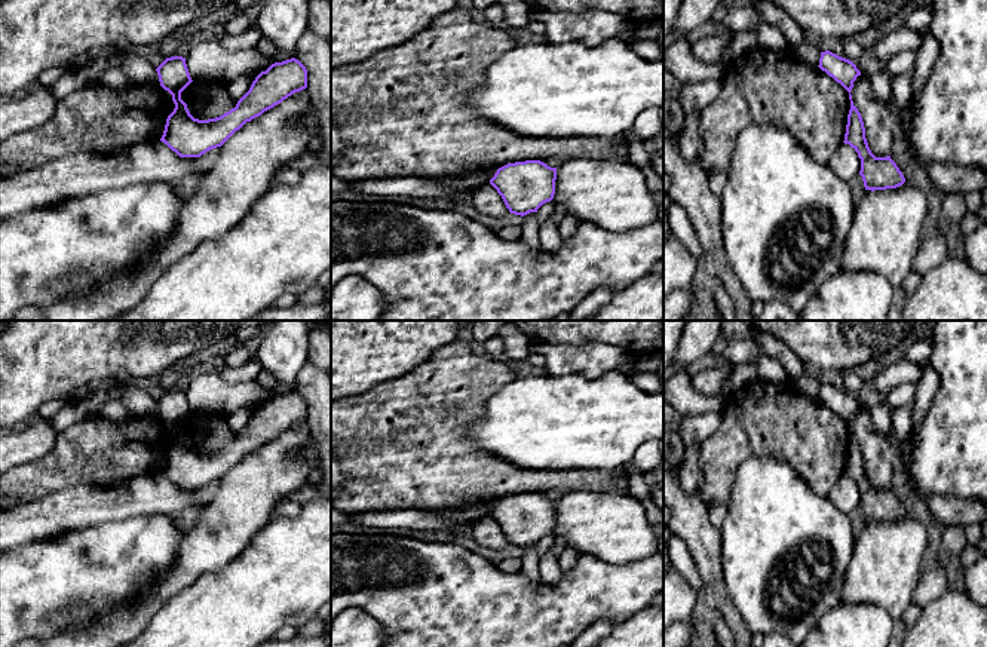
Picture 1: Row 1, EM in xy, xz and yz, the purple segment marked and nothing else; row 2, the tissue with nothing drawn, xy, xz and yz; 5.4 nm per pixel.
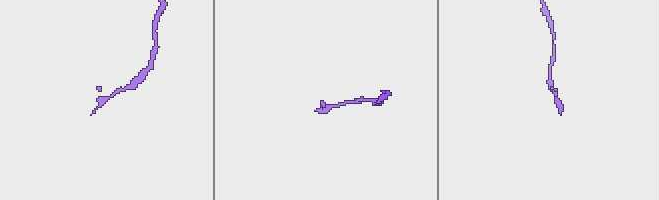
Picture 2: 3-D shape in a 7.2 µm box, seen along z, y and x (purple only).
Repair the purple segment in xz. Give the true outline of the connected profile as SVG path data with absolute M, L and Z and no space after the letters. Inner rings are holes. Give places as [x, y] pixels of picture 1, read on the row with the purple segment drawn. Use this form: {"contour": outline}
{"contour": "M540 160L508 163L497 169L490 184L511 214L527 215L554 199L557 168Z"}

